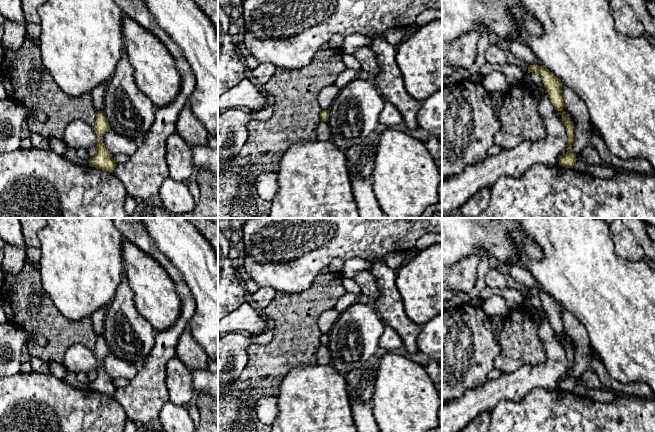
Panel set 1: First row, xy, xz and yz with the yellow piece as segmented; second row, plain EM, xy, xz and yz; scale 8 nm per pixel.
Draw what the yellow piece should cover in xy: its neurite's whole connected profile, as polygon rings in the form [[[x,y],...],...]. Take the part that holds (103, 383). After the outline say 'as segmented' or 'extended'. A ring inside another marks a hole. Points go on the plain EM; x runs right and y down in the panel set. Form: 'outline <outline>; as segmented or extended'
outline [[[103,334],[97,336],[93,351],[97,360],[97,369],[95,380],[88,384],[89,390],[113,396],[117,388],[102,366],[102,360],[111,354]]]; as segmented

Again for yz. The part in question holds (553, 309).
outline [[[528,289],[528,297],[537,296],[546,312],[554,333],[562,335],[564,324],[562,321],[562,306],[544,290]]]; as segmented

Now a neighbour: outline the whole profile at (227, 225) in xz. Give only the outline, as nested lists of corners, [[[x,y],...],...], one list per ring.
[[[218,218],[218,229],[230,235],[232,232],[243,228],[249,218]]]

